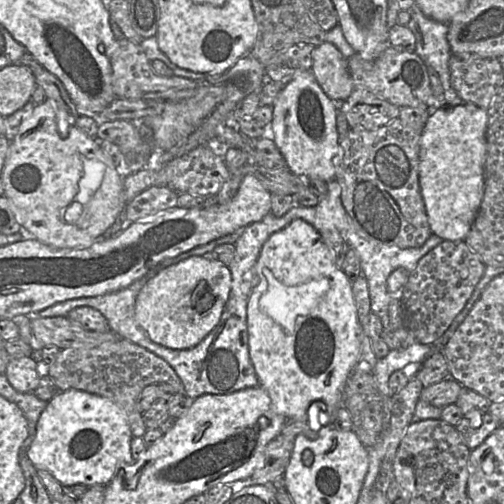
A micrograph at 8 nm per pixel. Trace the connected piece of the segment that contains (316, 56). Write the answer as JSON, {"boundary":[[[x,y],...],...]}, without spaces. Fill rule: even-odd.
{"boundary":[[[327,41],[314,48],[312,58],[311,72],[324,93],[334,102],[345,101],[355,88],[347,59]]]}

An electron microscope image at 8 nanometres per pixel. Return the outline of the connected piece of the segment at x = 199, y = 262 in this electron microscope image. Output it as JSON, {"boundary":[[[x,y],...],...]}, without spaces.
{"boundary":[[[192,256],[165,267],[142,287],[135,302],[135,318],[153,342],[170,349],[190,349],[218,325],[230,289],[228,266],[204,256]]]}

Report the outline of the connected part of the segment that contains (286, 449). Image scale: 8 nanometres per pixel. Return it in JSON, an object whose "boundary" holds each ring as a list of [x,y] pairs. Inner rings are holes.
{"boundary":[[[279,434],[266,447],[263,461],[254,471],[251,479],[252,485],[266,485],[283,476],[290,461],[294,448],[294,437]]]}

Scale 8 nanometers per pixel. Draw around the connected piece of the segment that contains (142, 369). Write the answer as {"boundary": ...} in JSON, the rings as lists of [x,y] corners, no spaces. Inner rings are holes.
{"boundary":[[[124,338],[99,345],[74,345],[62,349],[47,369],[47,375],[59,391],[75,389],[112,400],[124,412],[133,437],[143,437],[147,431],[143,413],[137,408],[138,396],[146,386],[166,383],[173,387],[175,394],[185,393],[181,379],[164,359]]]}

